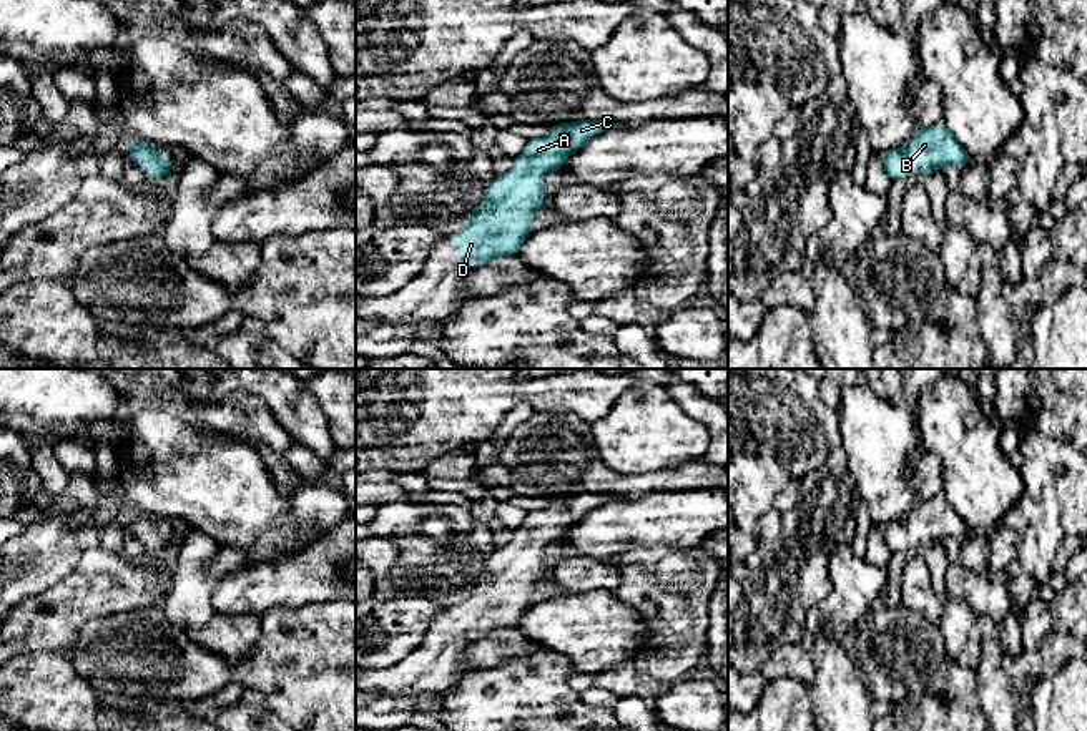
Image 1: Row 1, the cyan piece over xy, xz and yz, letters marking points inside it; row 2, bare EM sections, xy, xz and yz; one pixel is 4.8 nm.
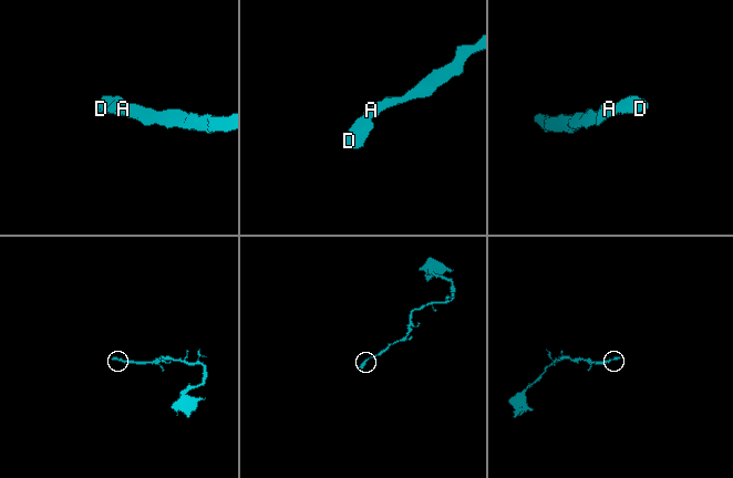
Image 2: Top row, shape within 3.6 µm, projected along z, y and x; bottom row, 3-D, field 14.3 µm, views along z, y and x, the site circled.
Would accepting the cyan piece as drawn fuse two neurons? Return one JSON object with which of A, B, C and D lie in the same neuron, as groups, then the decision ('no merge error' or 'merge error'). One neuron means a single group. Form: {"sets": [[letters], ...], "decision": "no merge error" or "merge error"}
{"sets": [["A", "B", "C", "D"]], "decision": "no merge error"}

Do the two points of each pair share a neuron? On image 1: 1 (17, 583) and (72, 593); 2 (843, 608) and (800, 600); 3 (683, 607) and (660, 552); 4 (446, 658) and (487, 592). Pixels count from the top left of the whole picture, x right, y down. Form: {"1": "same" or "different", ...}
{"1": "different", "2": "different", "3": "same", "4": "same"}

